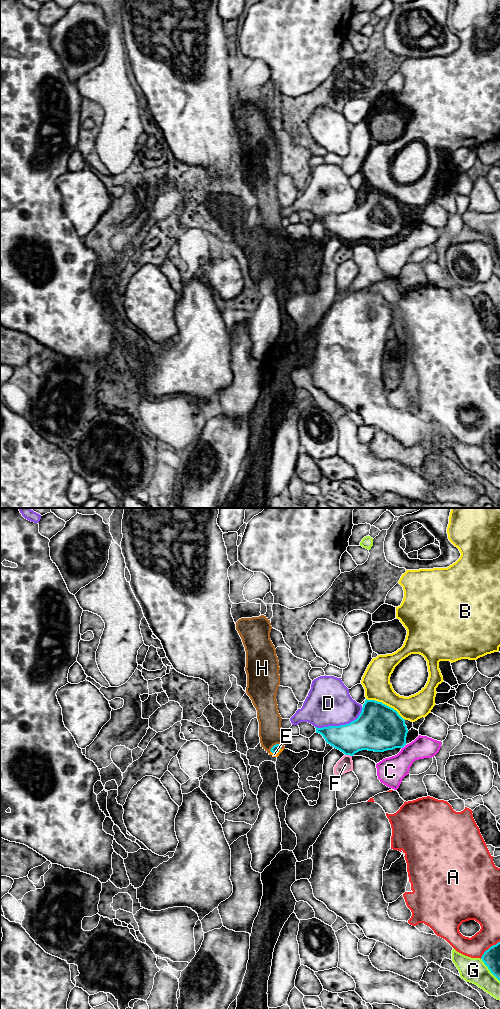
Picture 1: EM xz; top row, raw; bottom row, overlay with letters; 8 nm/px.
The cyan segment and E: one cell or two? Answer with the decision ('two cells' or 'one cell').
two cells

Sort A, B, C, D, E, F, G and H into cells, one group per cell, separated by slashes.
A / B / C / D / E H / F / G

